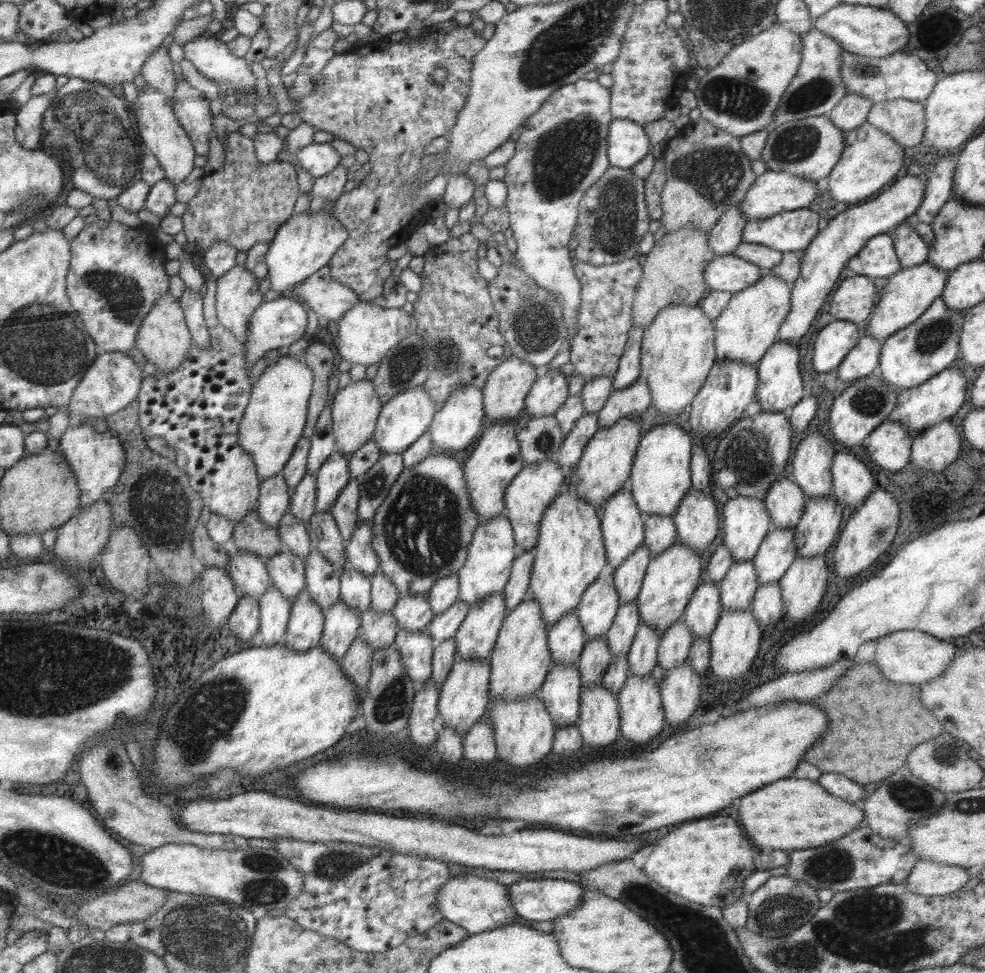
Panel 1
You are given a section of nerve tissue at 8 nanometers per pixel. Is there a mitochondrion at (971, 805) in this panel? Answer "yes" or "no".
yes

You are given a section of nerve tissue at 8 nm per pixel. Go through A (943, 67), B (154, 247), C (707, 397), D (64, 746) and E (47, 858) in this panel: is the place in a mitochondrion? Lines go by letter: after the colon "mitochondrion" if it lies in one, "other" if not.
A: other
B: other
C: other
D: other
E: mitochondrion

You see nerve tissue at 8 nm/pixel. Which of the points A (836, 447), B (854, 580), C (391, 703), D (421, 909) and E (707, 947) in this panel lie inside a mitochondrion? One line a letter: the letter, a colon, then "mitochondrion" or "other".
A: other
B: other
C: mitochondrion
D: other
E: mitochondrion

